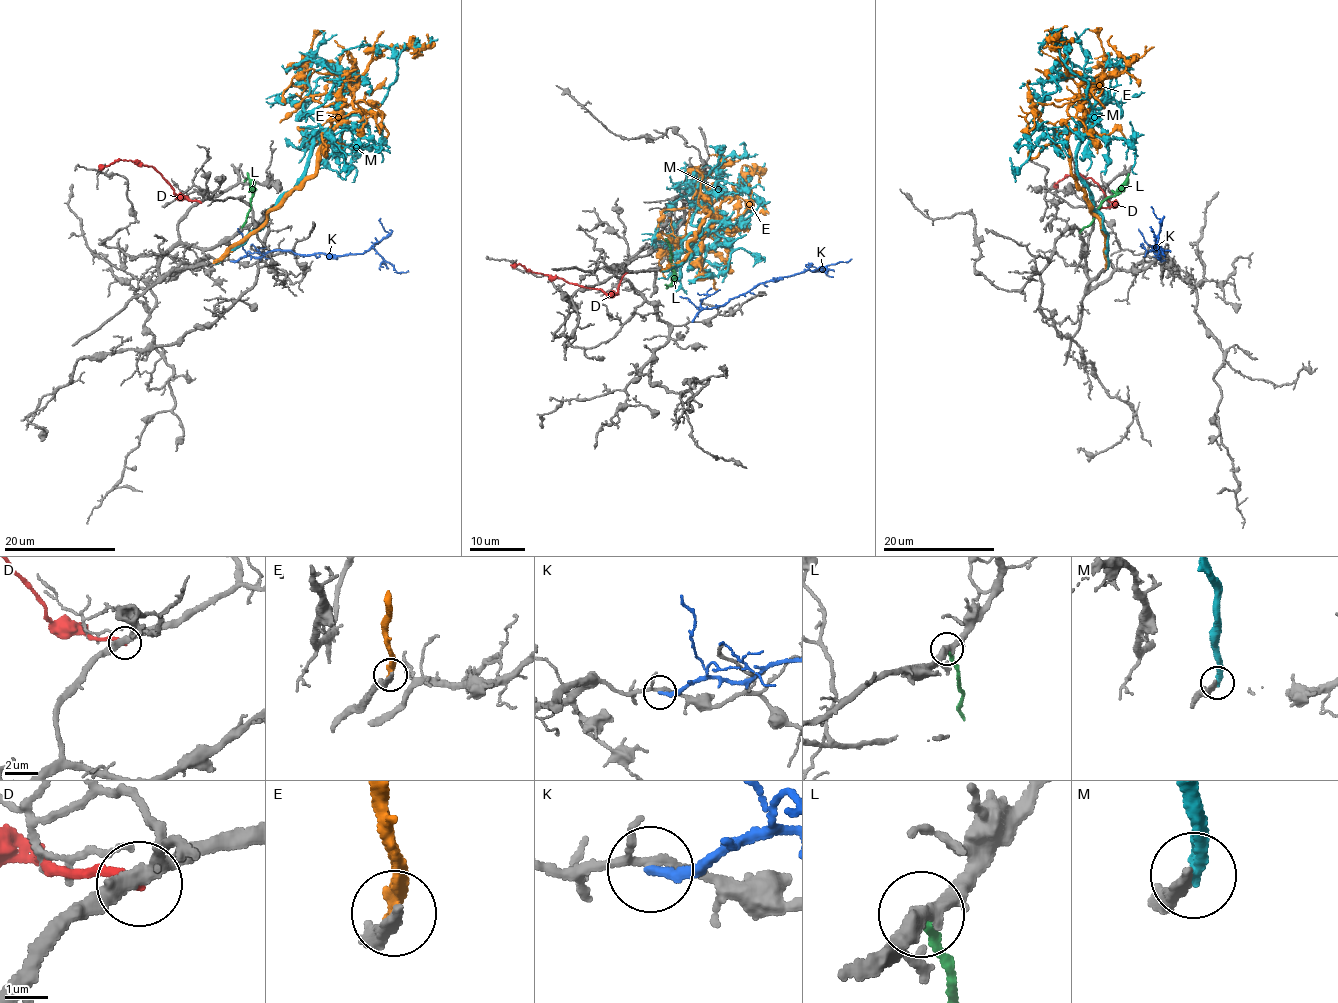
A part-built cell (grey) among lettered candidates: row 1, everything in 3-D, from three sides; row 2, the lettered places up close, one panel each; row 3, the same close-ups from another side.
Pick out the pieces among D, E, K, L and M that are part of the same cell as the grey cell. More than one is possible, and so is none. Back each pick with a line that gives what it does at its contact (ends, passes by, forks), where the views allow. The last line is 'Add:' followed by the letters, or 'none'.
Add: none

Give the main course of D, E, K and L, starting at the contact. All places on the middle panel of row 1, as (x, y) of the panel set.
D: (626, 272), (615, 293), (609, 293), (550, 278), (541, 273), (527, 271), (521, 265), (512, 266)
E: (663, 269), (689, 251), (705, 209), (717, 230), (712, 204), (733, 196), (755, 168), (758, 183)
K: (692, 321), (703, 309), (726, 304), (761, 283), (852, 259)
L: (666, 239), (674, 266), (670, 283), (665, 288)

